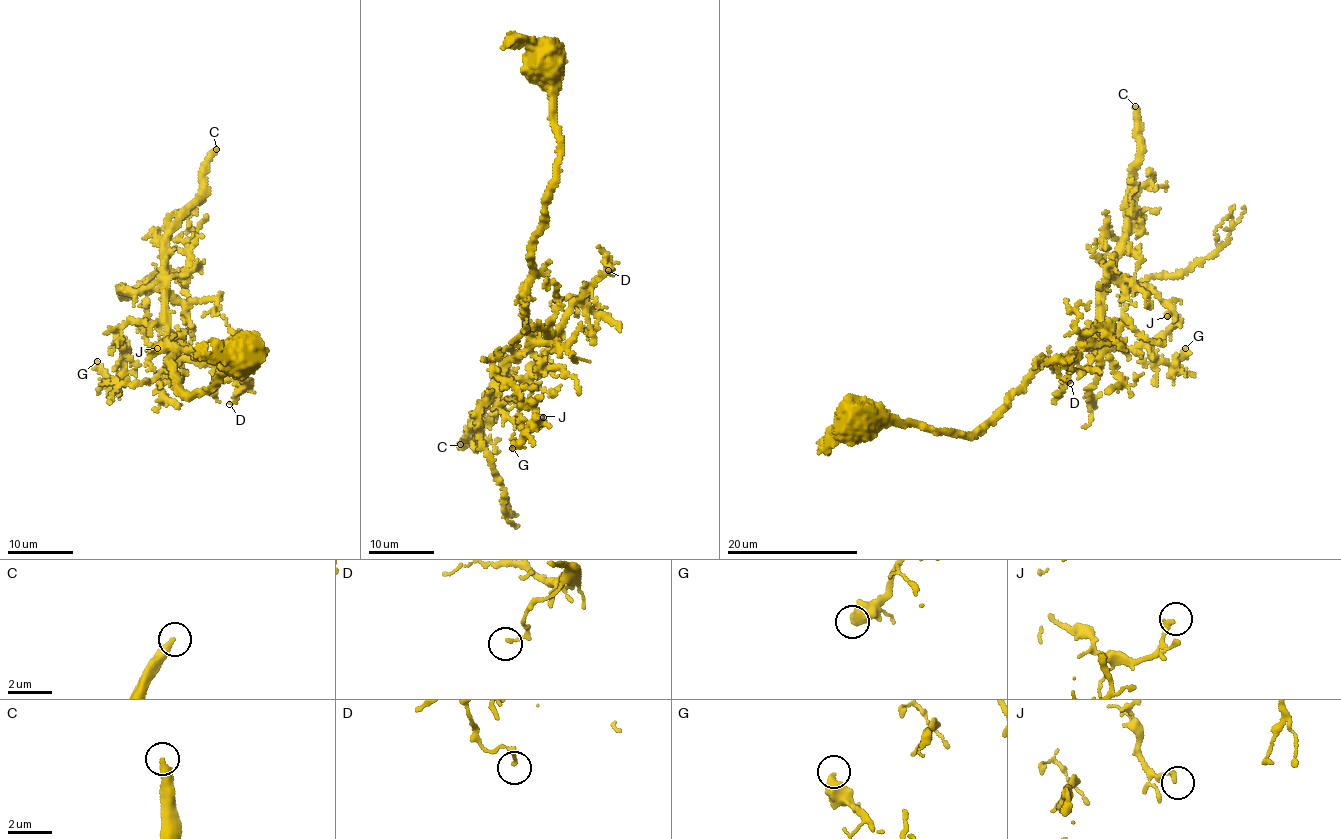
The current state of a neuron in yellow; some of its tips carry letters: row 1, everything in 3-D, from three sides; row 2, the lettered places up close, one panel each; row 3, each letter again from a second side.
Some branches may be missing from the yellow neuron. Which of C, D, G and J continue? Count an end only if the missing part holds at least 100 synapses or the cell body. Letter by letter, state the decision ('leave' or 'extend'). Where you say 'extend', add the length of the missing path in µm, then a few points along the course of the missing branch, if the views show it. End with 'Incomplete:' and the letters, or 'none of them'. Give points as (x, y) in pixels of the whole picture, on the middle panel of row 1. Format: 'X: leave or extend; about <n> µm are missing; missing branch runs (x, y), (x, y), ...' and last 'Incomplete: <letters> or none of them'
C: extend; about 300 µm are missing
D: leave
G: leave
J: leave
Incomplete: C

